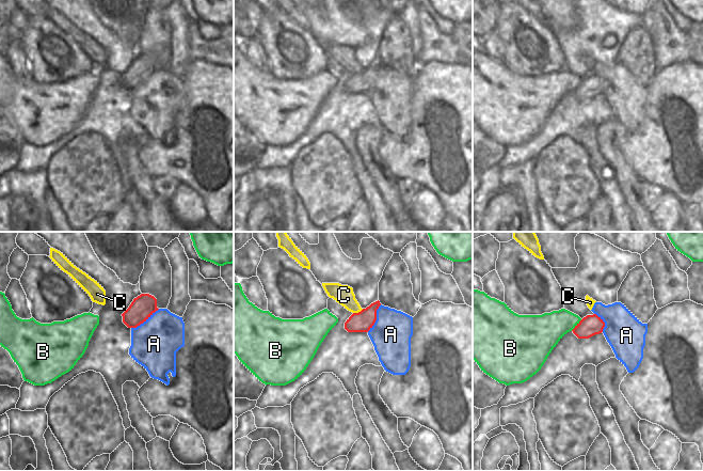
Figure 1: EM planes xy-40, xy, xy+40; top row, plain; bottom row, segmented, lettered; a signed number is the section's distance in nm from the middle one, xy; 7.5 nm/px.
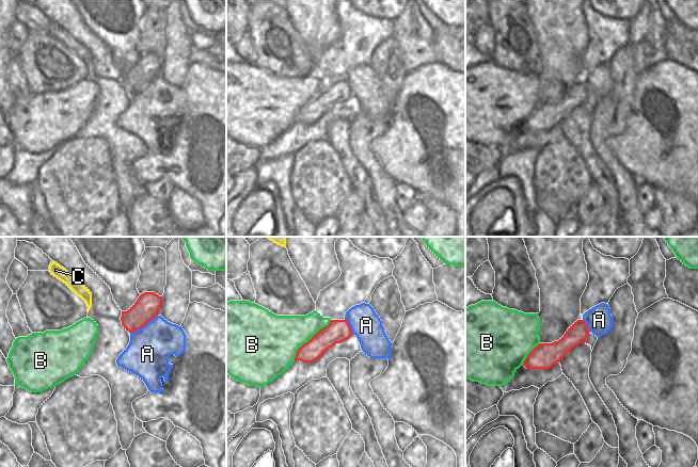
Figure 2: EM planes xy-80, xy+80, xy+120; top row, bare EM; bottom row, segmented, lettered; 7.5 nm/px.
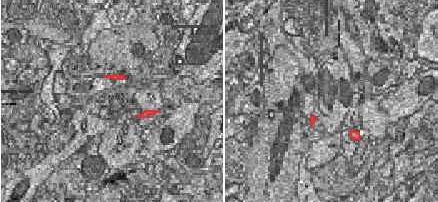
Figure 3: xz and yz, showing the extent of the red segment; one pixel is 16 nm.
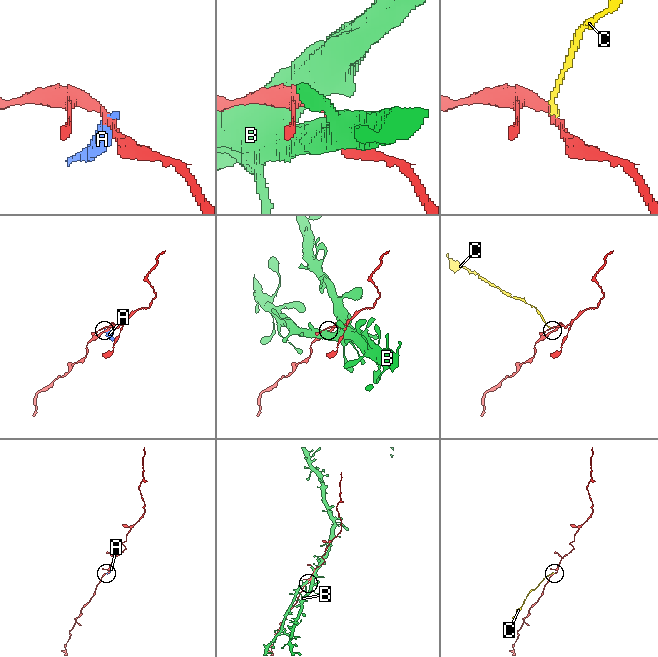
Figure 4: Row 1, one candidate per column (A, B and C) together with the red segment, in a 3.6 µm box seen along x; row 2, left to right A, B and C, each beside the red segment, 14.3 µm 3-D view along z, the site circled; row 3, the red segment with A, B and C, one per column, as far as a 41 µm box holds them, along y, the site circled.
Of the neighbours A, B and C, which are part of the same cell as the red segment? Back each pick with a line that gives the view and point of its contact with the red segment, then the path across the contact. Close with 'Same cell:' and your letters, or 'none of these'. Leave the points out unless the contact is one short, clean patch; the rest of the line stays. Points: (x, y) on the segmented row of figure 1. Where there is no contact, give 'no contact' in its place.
Same cell: none of these

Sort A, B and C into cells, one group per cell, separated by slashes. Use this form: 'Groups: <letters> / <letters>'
Groups: A C / B.

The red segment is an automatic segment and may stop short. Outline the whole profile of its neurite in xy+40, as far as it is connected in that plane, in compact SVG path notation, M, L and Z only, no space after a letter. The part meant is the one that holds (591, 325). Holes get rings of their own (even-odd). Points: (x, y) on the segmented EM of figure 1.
M596 314L587 315L572 330L578 339L589 339L603 332L605 323Z

